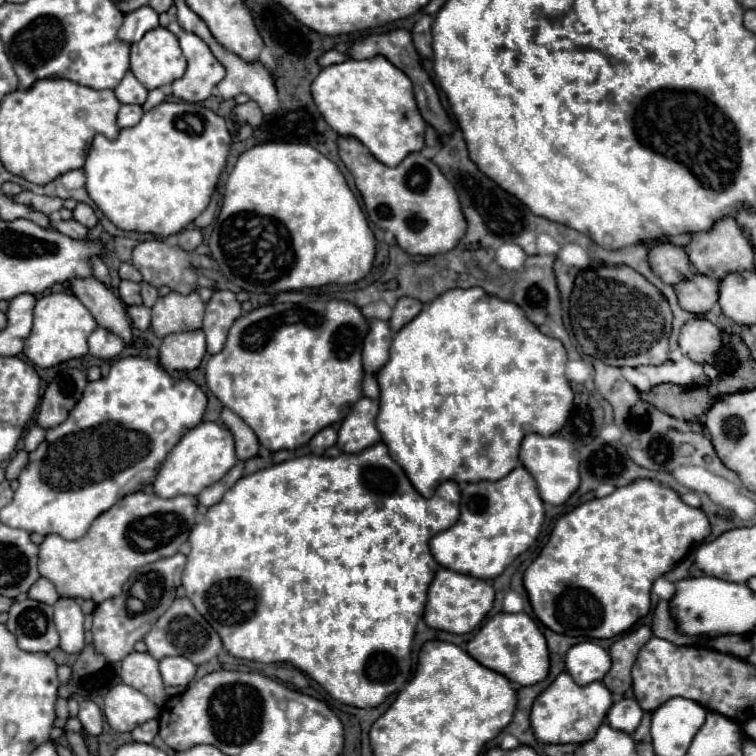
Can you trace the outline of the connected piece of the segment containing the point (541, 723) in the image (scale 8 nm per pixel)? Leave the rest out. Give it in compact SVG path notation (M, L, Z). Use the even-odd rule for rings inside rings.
M561 672L533 702L531 728L545 744L581 744L594 737L611 706L611 692L601 682L579 686L567 672Z

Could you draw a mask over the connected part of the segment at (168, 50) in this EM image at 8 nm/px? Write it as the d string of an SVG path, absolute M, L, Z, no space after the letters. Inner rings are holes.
M159 26L155 30L149 30L139 42L131 44L131 72L143 86L147 86L147 90L161 88L175 82L185 74L185 68L187 68L187 60L179 50L179 42L175 34L169 32L167 28Z

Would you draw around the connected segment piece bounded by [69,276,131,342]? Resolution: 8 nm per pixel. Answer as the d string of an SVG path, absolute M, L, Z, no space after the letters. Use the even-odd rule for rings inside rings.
M87 276L71 278L69 288L83 302L83 306L87 306L99 326L119 334L125 342L131 342L131 328L125 314L125 304L109 286L105 286L95 276Z

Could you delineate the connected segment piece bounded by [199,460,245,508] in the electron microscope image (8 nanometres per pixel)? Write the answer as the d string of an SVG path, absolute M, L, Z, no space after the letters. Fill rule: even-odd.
M239 460L219 482L215 482L215 486L209 486L207 490L203 490L201 494L199 494L199 504L203 504L203 506L213 506L215 502L219 502L221 498L223 498L223 494L231 488L231 486L235 486L235 482L243 476L243 470L245 470L245 462L243 460Z

